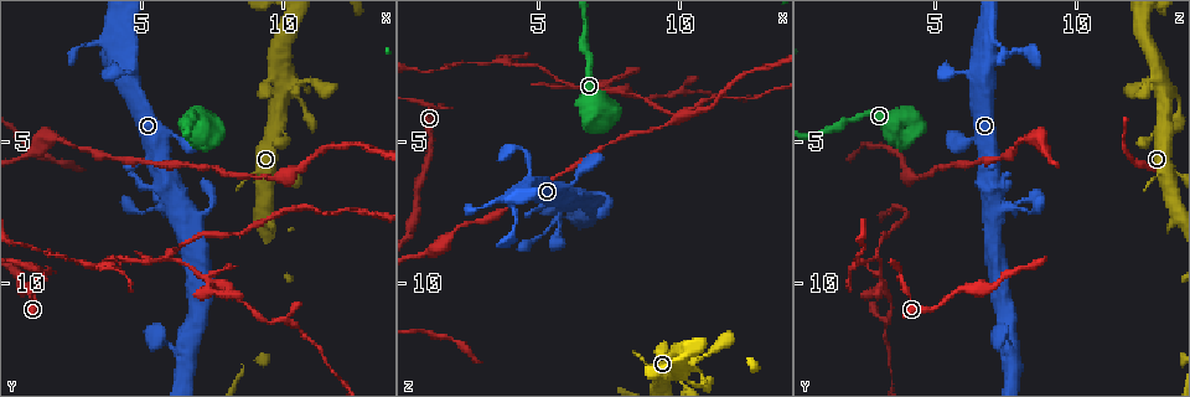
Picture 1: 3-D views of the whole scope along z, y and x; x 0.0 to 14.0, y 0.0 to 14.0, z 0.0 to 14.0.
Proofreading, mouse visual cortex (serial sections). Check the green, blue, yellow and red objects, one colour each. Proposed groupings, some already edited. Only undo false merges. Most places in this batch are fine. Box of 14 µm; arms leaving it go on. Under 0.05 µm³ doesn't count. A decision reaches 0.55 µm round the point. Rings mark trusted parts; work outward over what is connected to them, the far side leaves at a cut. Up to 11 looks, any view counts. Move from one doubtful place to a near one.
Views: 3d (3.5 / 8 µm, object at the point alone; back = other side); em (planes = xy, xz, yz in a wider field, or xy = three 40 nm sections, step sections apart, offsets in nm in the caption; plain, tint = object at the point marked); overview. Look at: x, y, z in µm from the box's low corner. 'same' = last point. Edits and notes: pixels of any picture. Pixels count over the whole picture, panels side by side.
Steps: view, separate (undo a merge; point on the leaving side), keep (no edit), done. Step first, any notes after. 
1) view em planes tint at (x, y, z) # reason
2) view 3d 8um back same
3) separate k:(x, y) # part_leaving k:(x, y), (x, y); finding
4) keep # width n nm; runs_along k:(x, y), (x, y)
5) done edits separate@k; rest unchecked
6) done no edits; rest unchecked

view 3d 3.5um at (5.7, 7.4, 7.8) # arms part here

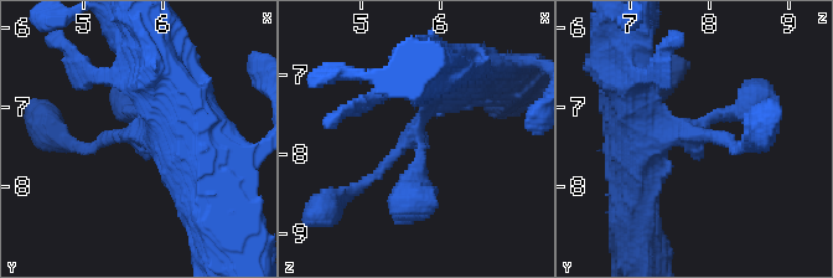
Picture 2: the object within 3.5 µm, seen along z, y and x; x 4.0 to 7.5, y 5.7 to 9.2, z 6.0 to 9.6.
view em planes tint at (5.70, 7.35, 7.75) # shape alone is not enough

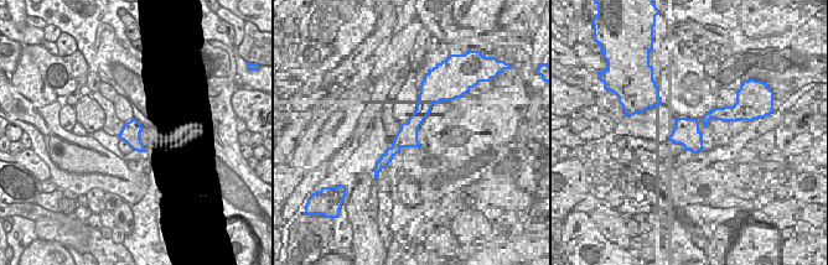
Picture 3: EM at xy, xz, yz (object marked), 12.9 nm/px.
keep # width 260 nm; runs_along 2:(449, 70), (415, 130), (408, 204); continuous, no second cell

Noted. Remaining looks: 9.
view 3d 3.5um at (7.5, 4.7, 3.7) # thick turns thin

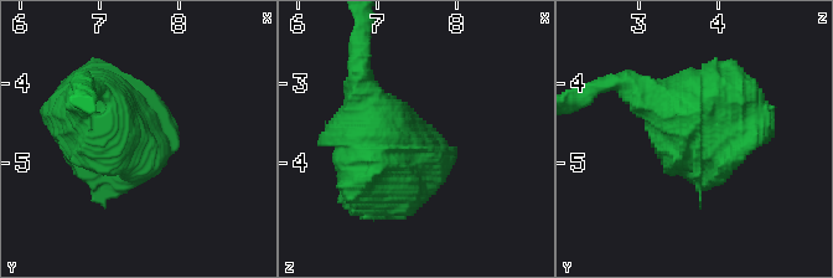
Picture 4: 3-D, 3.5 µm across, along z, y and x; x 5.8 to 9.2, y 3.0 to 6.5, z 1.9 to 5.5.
view em xy step 5 tint at (7.55, 4.70, 3.75)

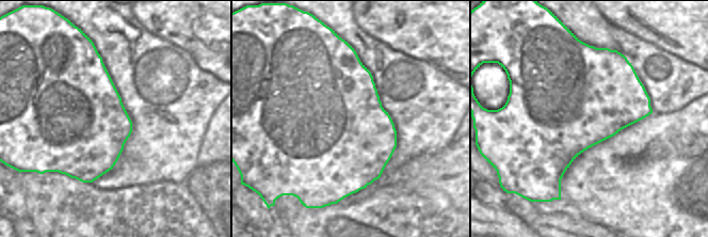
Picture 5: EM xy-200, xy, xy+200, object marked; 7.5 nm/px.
keep # runs_along 4:(86, 94), (128, 137), (177, 144); all the same cell

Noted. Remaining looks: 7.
view 3d 8um at (1.4, 9.7, 3.8) # abrupt turn

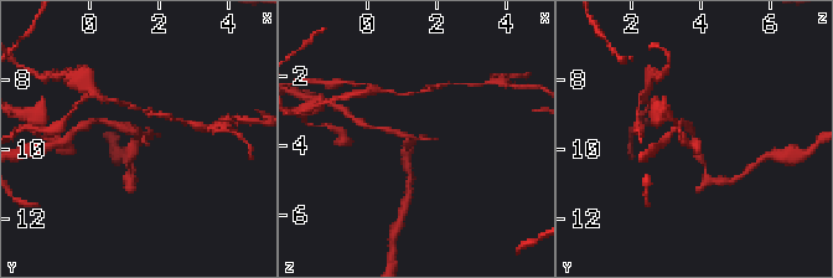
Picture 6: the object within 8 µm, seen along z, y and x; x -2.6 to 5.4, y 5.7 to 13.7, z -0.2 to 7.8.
view 3d 3.5um at (1.3, 9.7, 3.7)

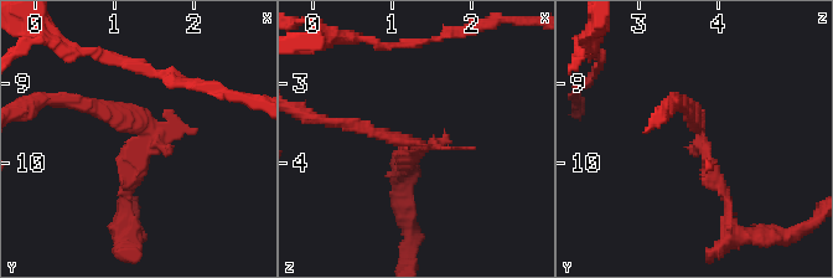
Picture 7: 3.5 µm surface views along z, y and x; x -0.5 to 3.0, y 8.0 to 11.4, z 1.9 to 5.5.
view em xy step 5 tint at (1.30, 9.60, 3.80)

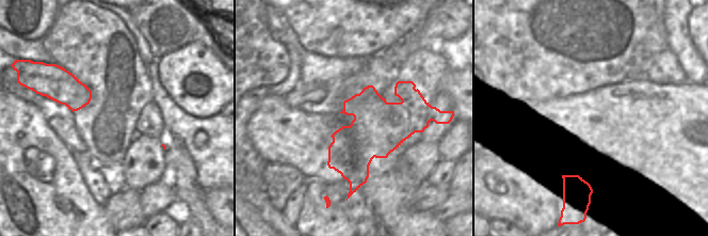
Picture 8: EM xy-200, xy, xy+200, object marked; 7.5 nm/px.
separate 7:(102, 116) # part_leaving 7:(414, 145), (315, 117); two cells meet here

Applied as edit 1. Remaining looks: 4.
view overview # see it whole again

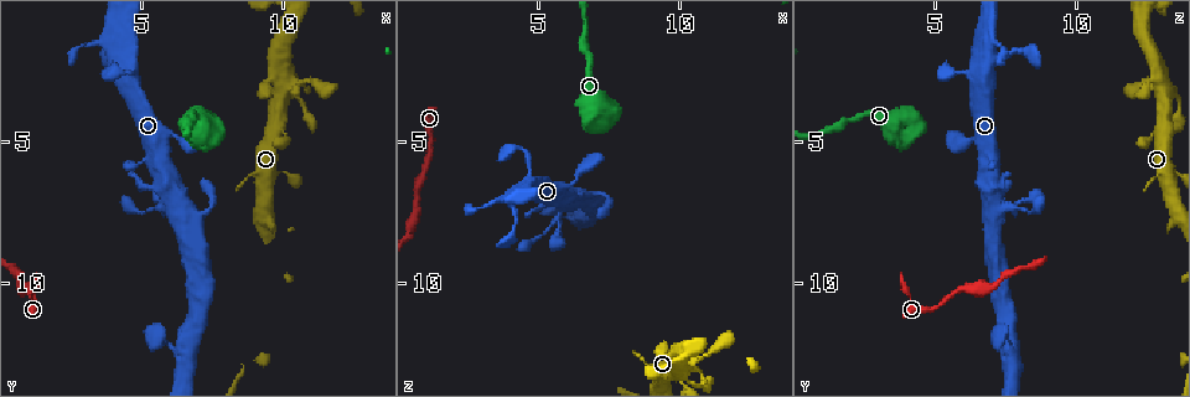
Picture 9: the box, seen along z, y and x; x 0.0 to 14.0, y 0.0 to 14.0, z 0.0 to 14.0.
view 3d 8um at (10.3, 3.0, 12.9)

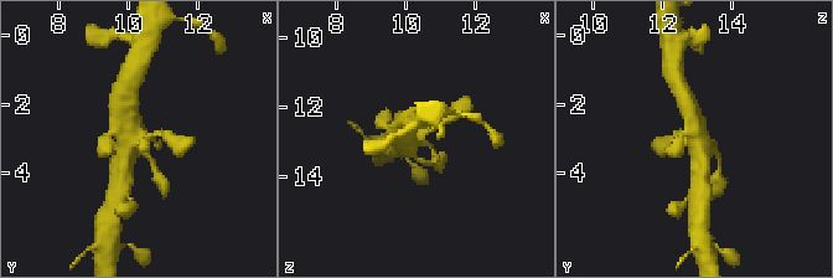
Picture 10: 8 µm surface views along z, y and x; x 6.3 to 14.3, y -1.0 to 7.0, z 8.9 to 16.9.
view em xy step 3 tint at (10.3, 3.0, 12.9)

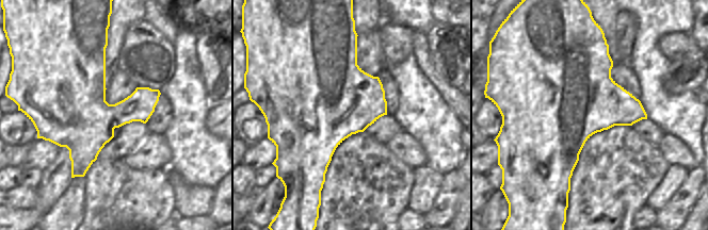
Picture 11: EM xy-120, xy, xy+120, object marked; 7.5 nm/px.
keep # runs_along 10:(700, 171), (699, 138), (687, 102); one cell here

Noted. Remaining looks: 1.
done edits separate@7; rest unchecked

